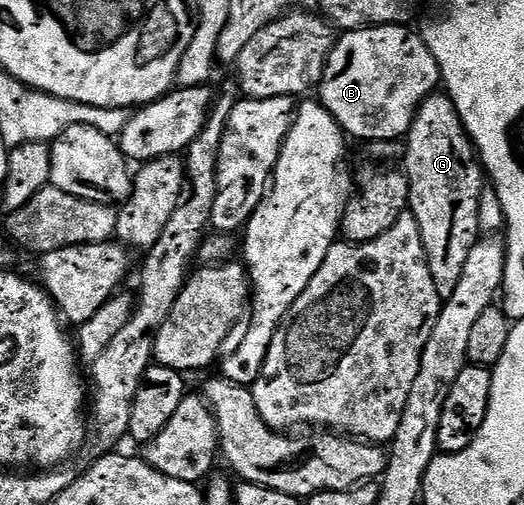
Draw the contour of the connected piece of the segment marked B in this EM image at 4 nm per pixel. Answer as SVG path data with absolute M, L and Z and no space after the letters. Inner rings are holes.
M375 25L343 32L335 40L334 49L328 55L324 67L320 100L323 107L334 116L343 133L351 138L359 137L363 143L396 141L405 138L410 132L418 109L439 85L436 59L415 30L413 33L406 25Z

